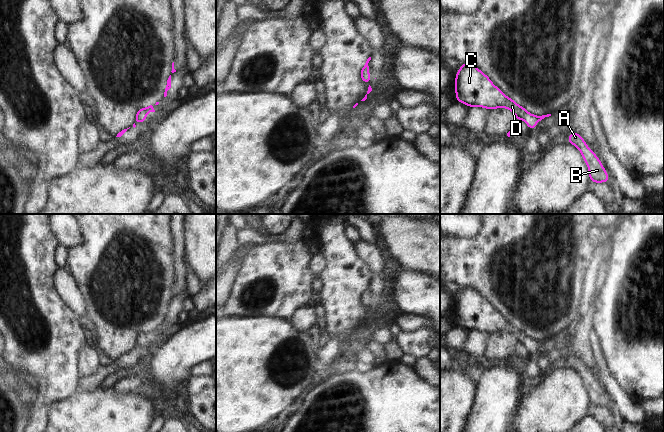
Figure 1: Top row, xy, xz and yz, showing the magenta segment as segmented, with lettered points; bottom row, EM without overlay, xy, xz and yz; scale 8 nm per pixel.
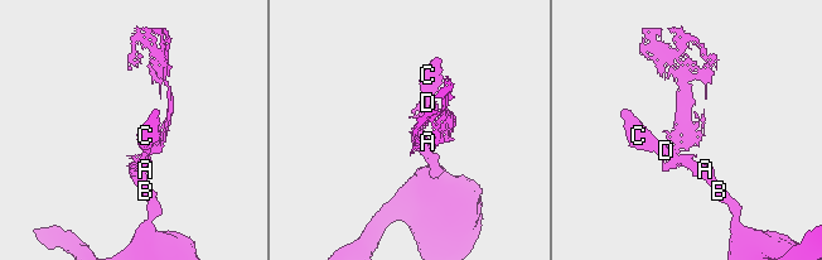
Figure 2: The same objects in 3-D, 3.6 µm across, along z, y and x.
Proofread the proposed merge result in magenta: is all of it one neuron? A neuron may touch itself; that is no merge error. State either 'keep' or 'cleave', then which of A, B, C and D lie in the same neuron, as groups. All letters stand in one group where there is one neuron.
keep; A B C D

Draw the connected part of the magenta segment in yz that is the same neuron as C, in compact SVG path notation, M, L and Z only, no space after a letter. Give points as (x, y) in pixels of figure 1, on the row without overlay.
M463 287L456 296L455 318L457 326L464 327L468 331L484 331L487 334L507 332L515 338L515 345L522 343L530 355L537 351L537 346L551 340L551 338L538 340L529 337L512 322L505 320L490 302L472 287Z

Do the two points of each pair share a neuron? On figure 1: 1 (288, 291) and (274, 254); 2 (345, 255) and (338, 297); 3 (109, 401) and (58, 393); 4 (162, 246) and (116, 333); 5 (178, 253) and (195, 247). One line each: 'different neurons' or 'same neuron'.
1: same neuron
2: same neuron
3: different neurons
4: same neuron
5: different neurons

